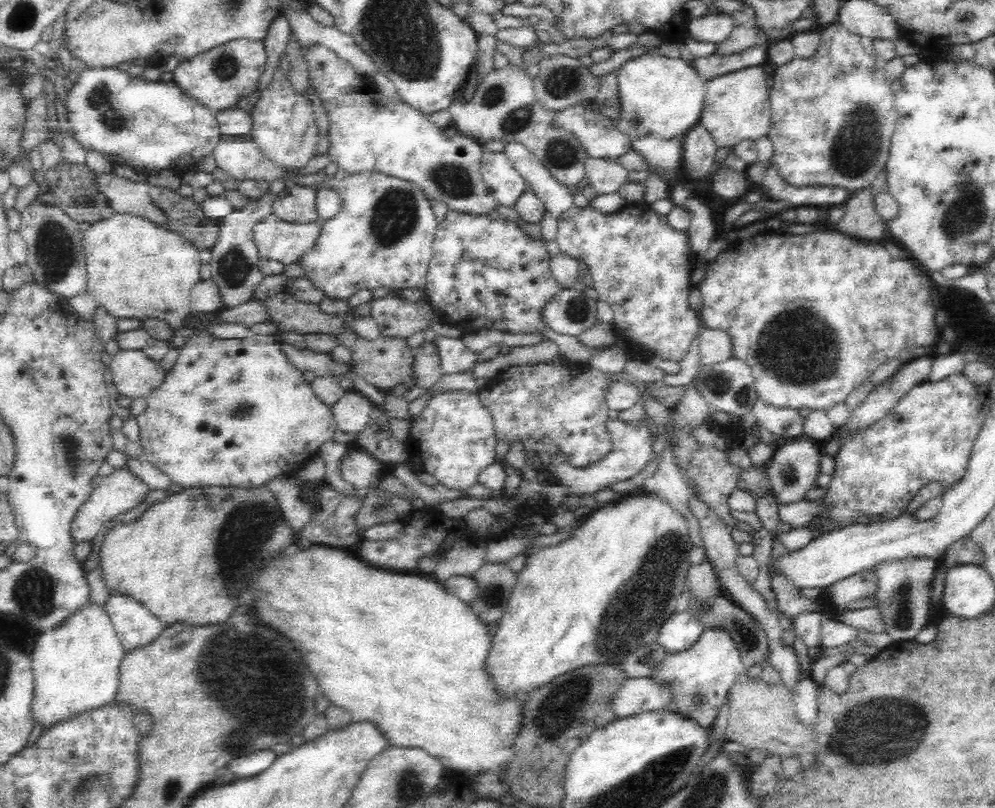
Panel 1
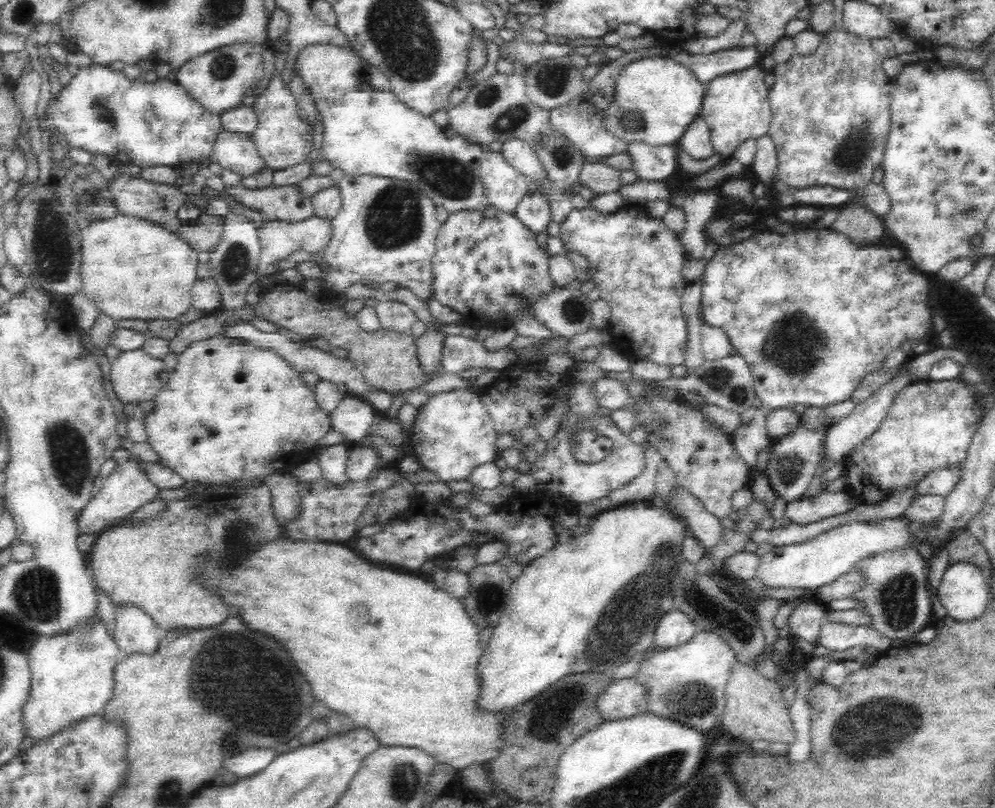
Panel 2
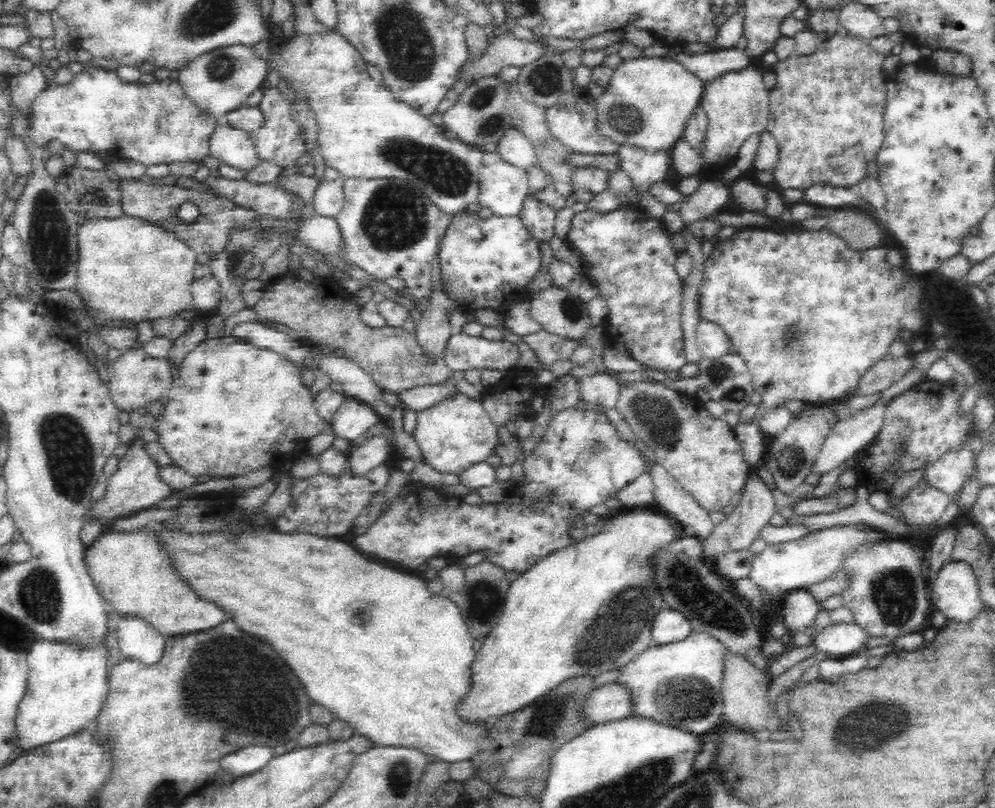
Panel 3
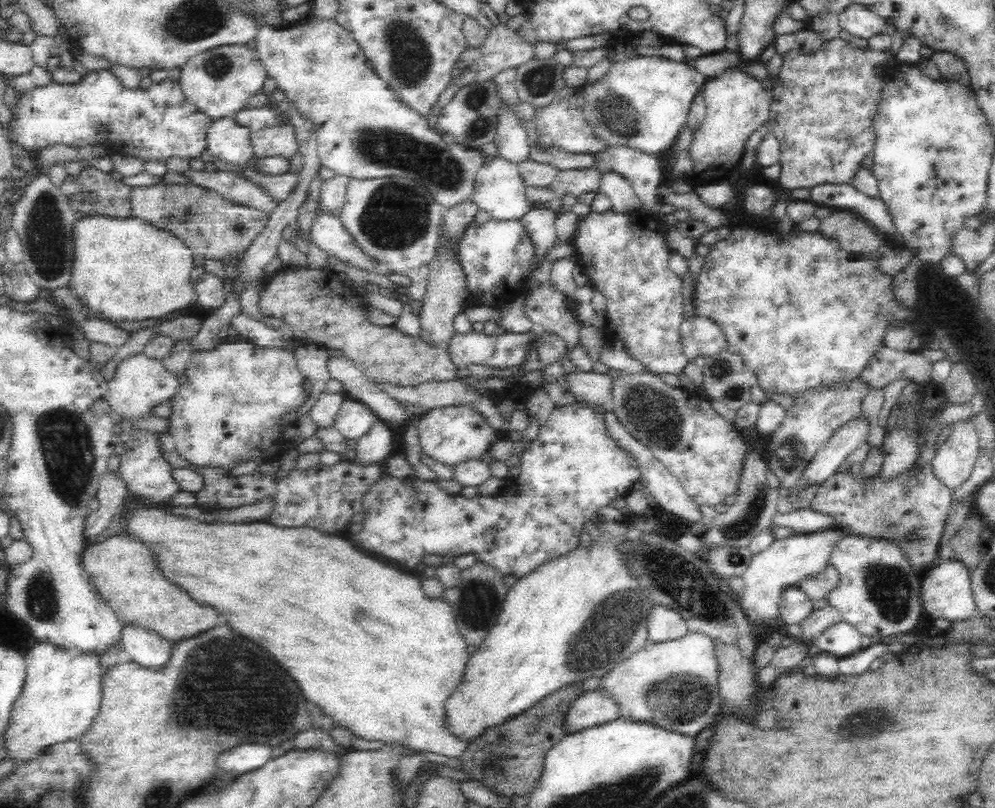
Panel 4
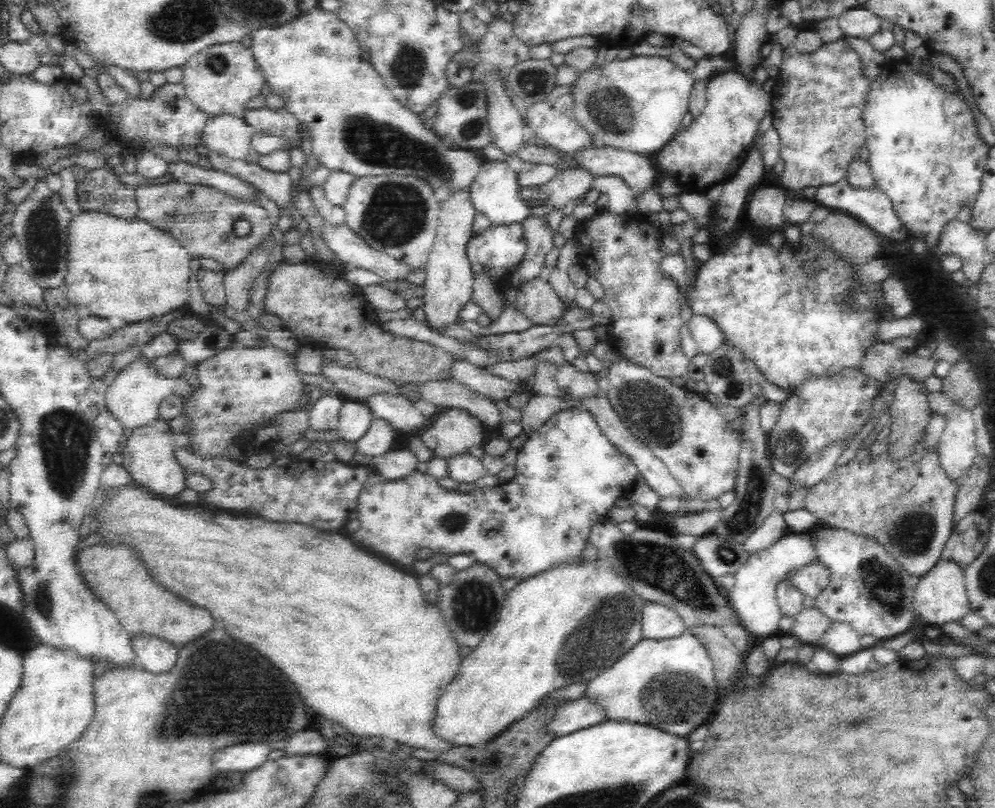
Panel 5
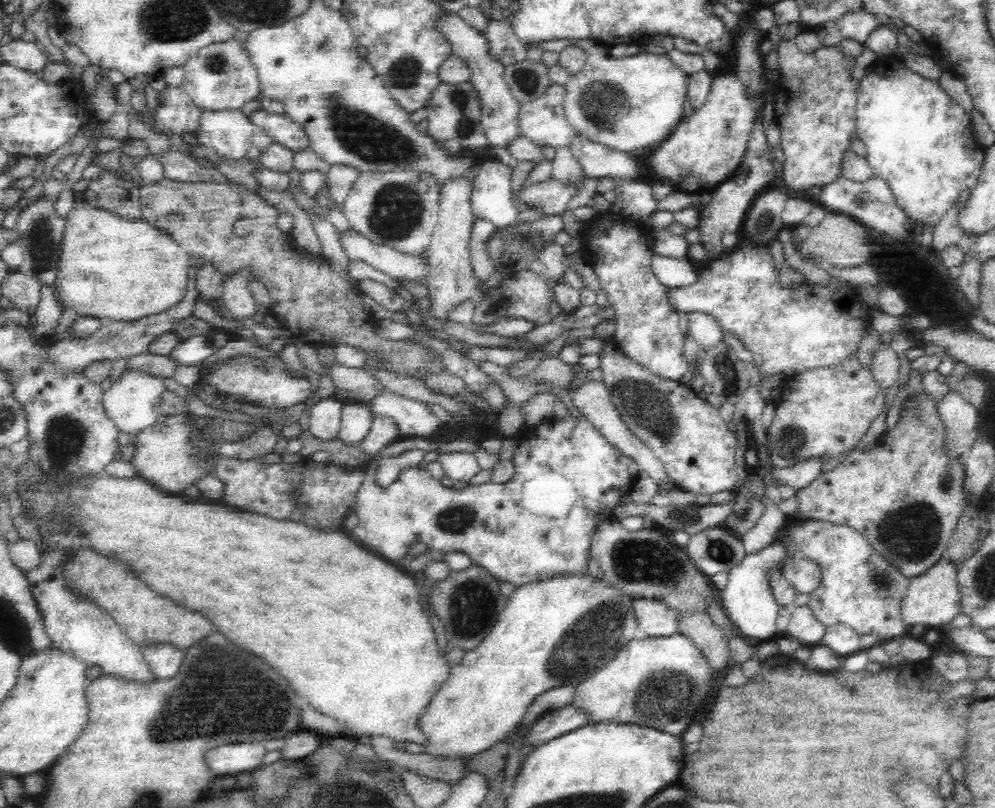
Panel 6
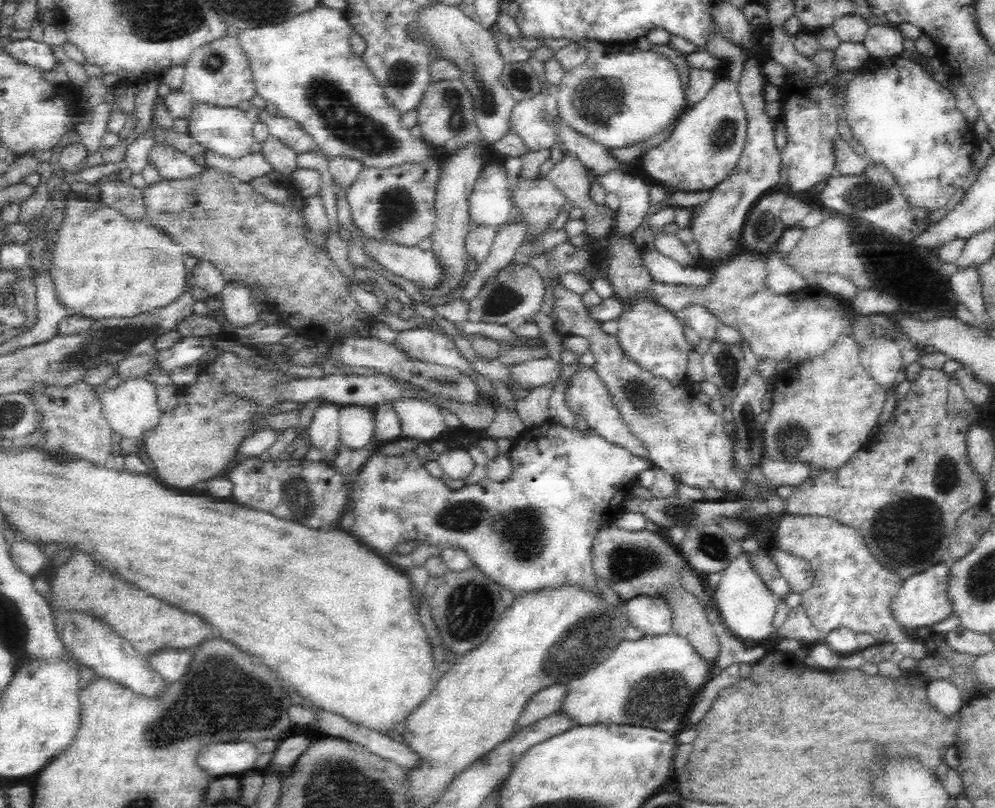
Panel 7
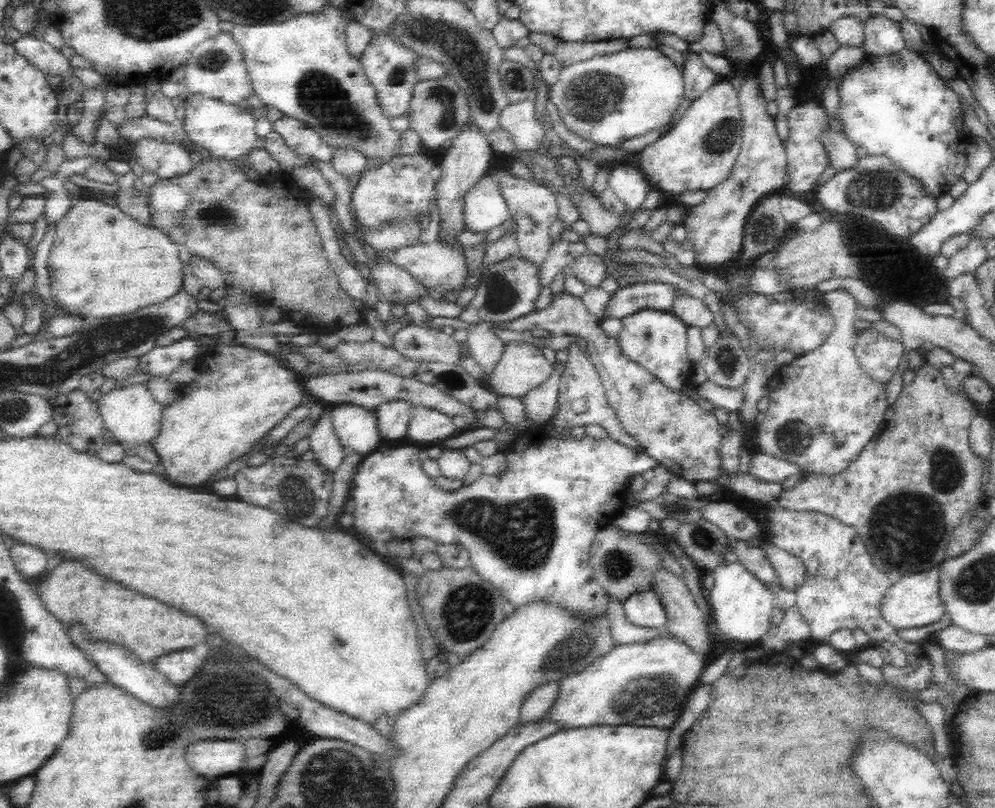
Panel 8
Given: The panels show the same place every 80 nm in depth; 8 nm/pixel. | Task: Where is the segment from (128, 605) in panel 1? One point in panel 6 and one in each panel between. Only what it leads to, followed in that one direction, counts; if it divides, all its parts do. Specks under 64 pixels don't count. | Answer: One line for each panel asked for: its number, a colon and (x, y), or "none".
2: (135, 633)
3: (138, 641)
4: (142, 647)
5: (156, 656)
6: (165, 660)

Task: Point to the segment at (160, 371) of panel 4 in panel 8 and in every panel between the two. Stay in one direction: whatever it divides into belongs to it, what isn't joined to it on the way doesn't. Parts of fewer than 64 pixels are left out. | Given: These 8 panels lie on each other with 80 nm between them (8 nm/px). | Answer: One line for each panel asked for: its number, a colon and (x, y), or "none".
5: (133, 398)
6: (132, 404)
7: (131, 409)
8: (131, 415)

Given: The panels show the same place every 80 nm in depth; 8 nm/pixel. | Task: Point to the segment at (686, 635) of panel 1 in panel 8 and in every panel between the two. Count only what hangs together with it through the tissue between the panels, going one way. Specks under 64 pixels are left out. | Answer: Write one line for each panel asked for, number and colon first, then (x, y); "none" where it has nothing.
2: (673, 628)
3: (668, 625)
4: (662, 624)
5: (658, 621)
6: (653, 618)
7: (648, 612)
8: (642, 608)

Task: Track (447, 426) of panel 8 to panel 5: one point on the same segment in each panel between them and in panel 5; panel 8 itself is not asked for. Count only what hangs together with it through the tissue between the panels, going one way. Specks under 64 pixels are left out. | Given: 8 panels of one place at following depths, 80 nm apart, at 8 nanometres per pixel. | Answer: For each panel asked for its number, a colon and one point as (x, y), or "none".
5: (395, 408)
6: (414, 418)
7: (420, 420)

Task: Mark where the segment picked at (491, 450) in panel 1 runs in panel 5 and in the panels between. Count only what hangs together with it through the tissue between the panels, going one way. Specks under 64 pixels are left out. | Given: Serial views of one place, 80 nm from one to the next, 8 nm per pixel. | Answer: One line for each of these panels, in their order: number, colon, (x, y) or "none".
2: (453, 433)
3: (452, 435)
4: (449, 434)
5: (454, 430)

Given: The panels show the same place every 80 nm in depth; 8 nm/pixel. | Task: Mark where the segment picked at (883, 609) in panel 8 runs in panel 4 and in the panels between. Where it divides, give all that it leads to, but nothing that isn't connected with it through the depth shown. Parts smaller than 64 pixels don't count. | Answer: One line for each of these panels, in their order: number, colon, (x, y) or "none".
4: (944, 592)
5: (938, 597)
6: (931, 599)
7: (920, 600)

